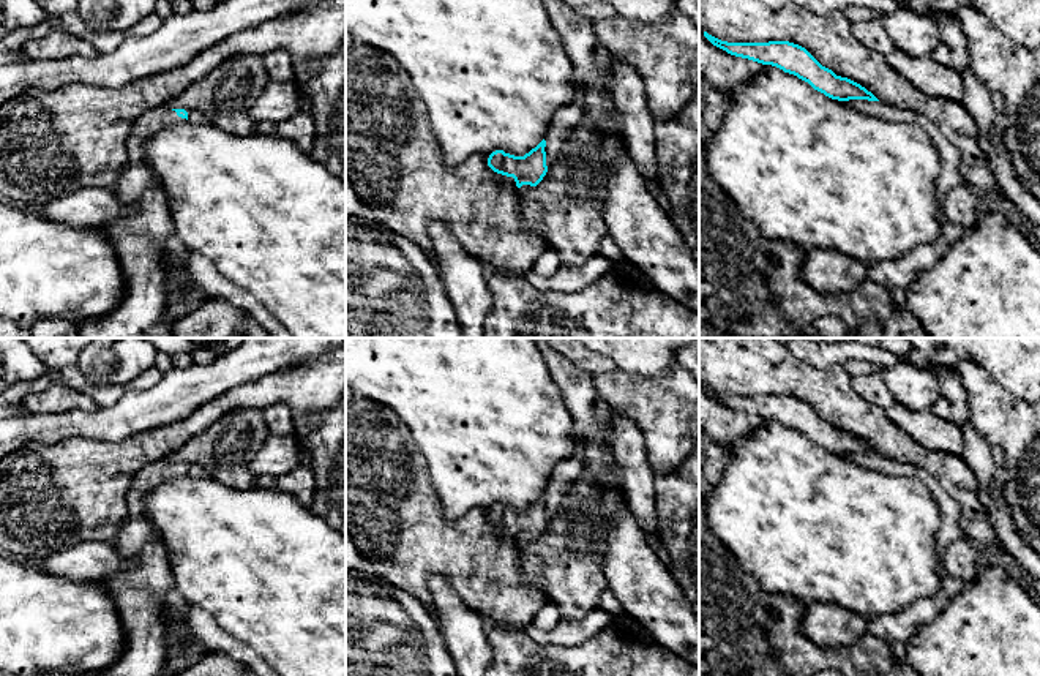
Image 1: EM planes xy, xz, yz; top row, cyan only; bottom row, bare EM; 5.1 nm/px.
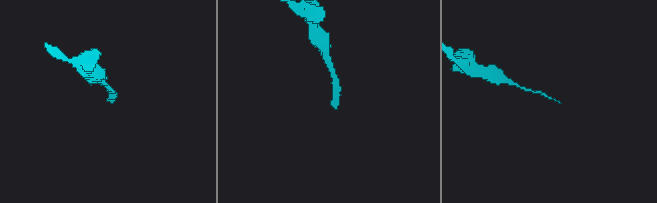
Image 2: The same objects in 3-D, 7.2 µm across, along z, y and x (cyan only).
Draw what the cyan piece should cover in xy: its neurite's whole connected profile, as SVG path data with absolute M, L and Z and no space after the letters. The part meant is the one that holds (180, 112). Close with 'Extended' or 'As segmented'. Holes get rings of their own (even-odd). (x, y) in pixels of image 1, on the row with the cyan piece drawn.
M167 106L142 112L126 139L128 161L114 191L139 210L101 226L125 275L120 305L99 319L77 322L76 338L172 338L166 317L166 242L175 232L167 196L147 166L144 144L159 130L188 122L189 109Z. Extended

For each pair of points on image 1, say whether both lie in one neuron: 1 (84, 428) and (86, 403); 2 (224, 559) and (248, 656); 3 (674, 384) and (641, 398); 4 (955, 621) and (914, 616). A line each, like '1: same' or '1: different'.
1: different
2: different
3: same
4: different

